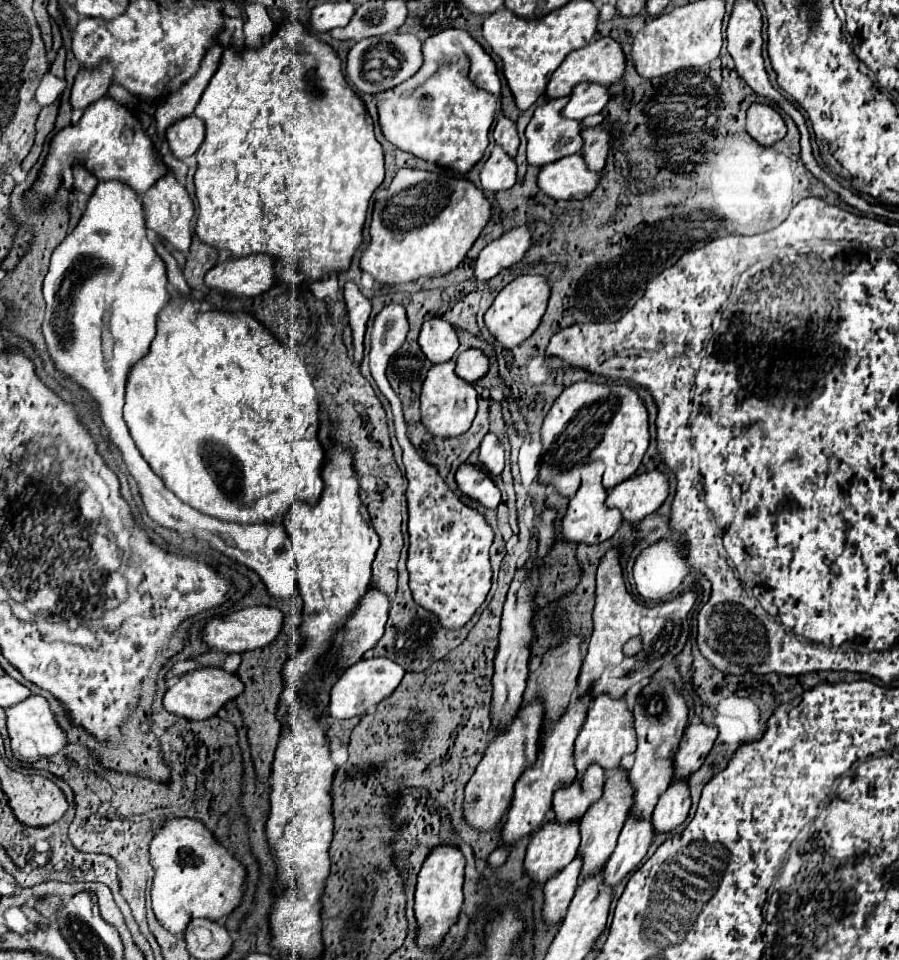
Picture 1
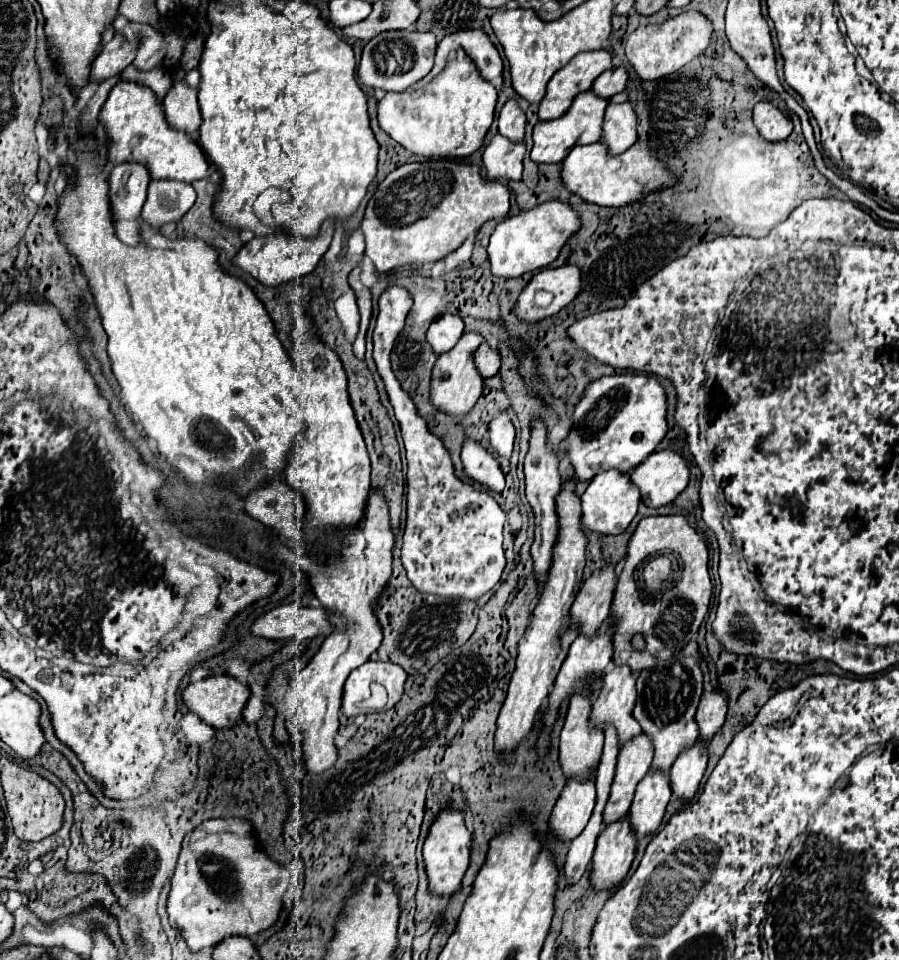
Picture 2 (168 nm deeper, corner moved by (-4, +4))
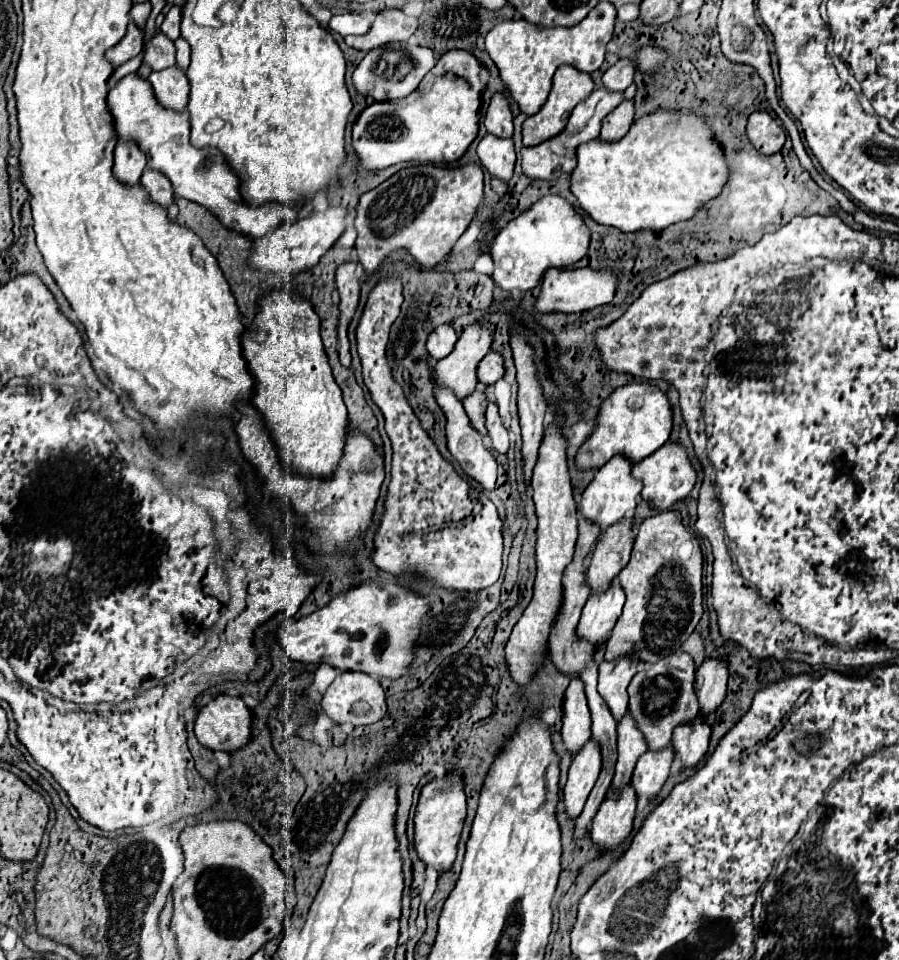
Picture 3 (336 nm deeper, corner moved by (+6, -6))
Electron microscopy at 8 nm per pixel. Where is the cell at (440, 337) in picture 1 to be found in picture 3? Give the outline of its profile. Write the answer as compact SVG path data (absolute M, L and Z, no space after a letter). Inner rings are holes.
M449 324L437 326L427 338L427 352L431 356L431 364L451 354L455 342L457 342L457 332Z

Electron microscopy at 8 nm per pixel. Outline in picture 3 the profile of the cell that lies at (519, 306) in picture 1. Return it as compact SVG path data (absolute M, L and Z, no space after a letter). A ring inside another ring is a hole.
M551 268L551 270L545 272L541 292L535 300L535 310L541 312L541 314L591 310L595 306L607 304L615 294L615 286L617 286L617 278L609 270L591 270L591 268L557 270L557 268Z

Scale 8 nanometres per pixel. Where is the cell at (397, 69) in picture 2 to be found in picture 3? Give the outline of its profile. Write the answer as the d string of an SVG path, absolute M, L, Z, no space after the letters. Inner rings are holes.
M389 42L385 46L377 46L367 52L367 56L359 62L359 66L353 72L353 86L359 94L373 96L377 102L397 100L411 94L433 66L435 66L435 54L431 48Z

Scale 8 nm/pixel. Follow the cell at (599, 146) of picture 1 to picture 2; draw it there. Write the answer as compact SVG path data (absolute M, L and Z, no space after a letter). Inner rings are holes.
M629 102L609 104L603 122L603 142L611 154L625 152L637 140L637 118Z

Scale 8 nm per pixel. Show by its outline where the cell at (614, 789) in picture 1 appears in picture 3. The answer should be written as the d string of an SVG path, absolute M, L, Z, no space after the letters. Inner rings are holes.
M629 714L625 716L625 720L617 724L617 734L619 734L619 740L617 740L619 758L617 758L617 768L613 776L613 788L623 788L631 782L635 764L639 756L647 752L647 744L641 732L637 730L637 726L633 724L633 720L629 720Z

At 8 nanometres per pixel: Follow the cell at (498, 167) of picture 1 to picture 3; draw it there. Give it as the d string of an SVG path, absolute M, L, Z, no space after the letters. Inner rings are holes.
M487 134L479 146L477 156L481 160L481 166L499 180L509 180L513 176L515 166L515 148L511 138L497 138Z

